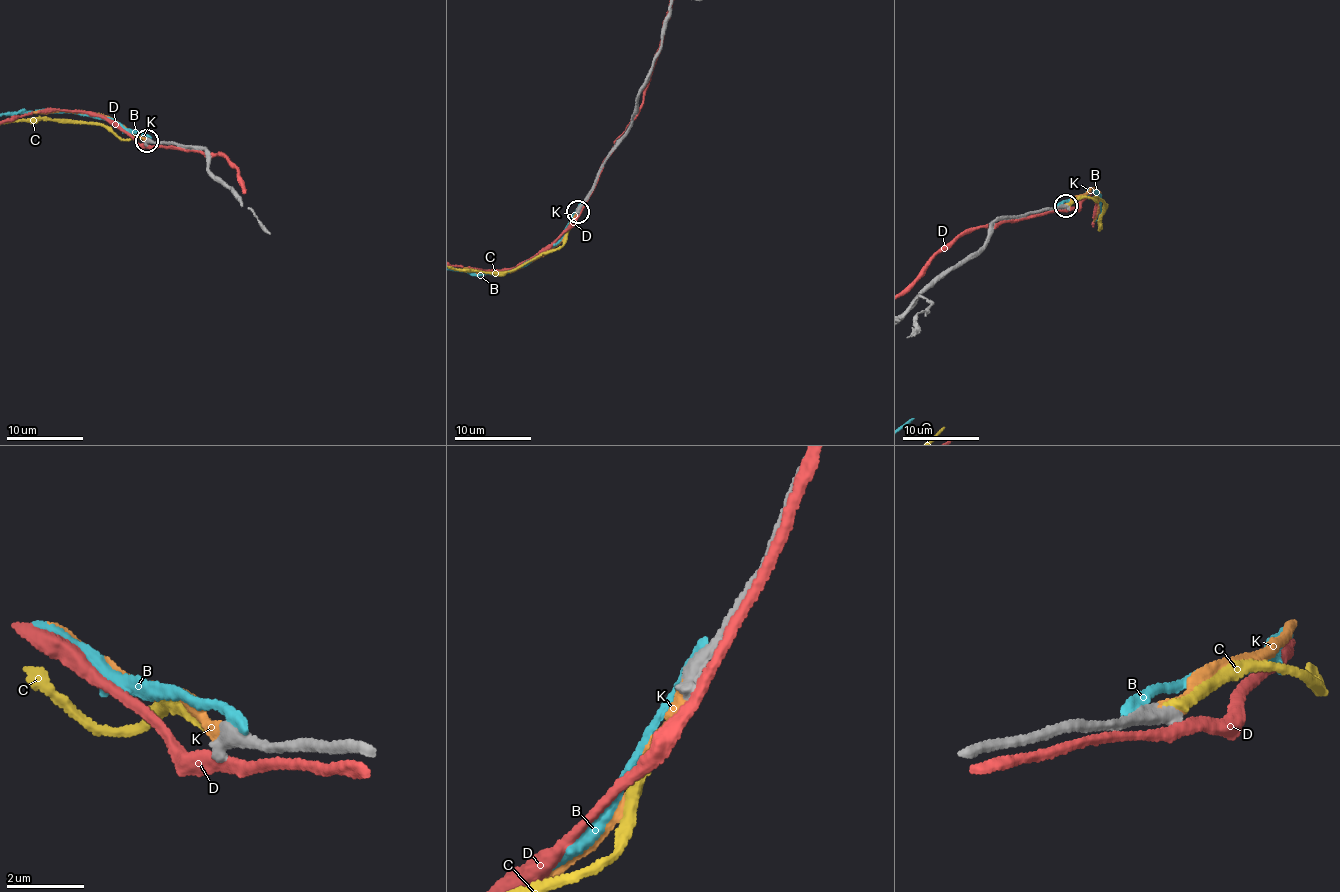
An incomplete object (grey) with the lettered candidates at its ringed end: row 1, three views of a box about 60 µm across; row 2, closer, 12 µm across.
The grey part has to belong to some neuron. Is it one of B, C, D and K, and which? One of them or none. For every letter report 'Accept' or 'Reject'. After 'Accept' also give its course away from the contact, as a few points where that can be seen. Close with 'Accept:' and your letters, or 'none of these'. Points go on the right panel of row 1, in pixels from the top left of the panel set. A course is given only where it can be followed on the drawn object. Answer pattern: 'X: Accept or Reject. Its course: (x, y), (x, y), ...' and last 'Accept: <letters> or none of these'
B: Reject
C: Reject
D: Reject
K: Accept. Its course: (1064, 206), (1075, 198), (1096, 190), (1099, 196), (1094, 221)
Accept: K

